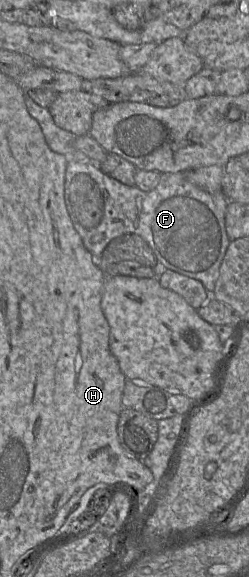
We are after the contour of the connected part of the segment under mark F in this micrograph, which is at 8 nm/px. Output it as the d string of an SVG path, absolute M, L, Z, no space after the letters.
M71 160L66 168L64 199L74 228L94 258L99 259L114 238L137 234L148 243L164 268L199 280L206 290L214 291L230 243L225 227L228 200L223 192L210 194L188 181L184 173L163 173L158 186L144 192L137 186L129 187L108 176L96 163L84 164Z

